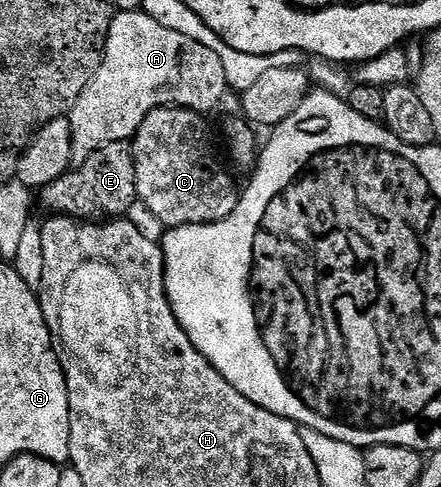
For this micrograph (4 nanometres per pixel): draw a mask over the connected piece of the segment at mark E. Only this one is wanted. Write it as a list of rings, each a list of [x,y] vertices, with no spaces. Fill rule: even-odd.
[[[128,142],[112,143],[99,149],[87,162],[70,169],[53,184],[39,191],[39,199],[50,207],[50,212],[61,217],[82,221],[108,221],[128,216],[133,203],[138,202],[135,185],[135,161],[133,148]]]

